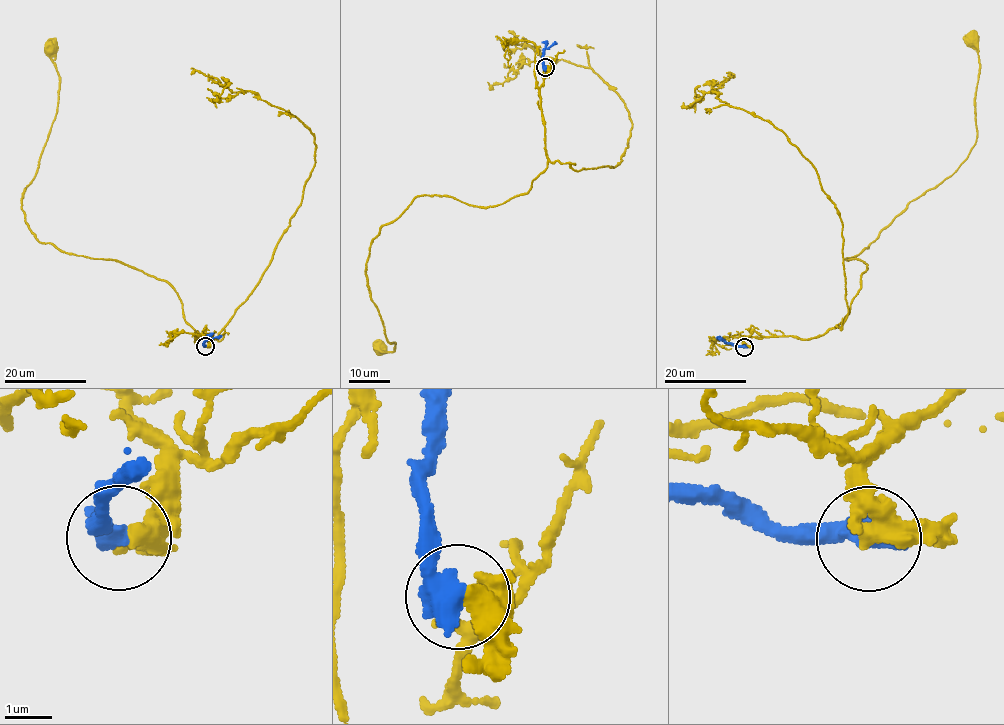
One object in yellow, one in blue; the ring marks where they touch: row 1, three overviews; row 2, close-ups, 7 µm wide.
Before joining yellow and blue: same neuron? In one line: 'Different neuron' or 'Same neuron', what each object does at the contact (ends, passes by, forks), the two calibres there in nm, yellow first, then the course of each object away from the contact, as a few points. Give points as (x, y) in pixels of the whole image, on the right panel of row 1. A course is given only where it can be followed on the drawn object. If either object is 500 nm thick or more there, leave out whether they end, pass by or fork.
Different neuron. Thickness 400 nm (yellow) against 550 nm. Course of yellow: (744, 347), (753, 332), (811, 339), (841, 322), (866, 269), (845, 260), (967, 157), (976, 140), (972, 41). Course of blue: (744, 347), (728, 344), (721, 337)

